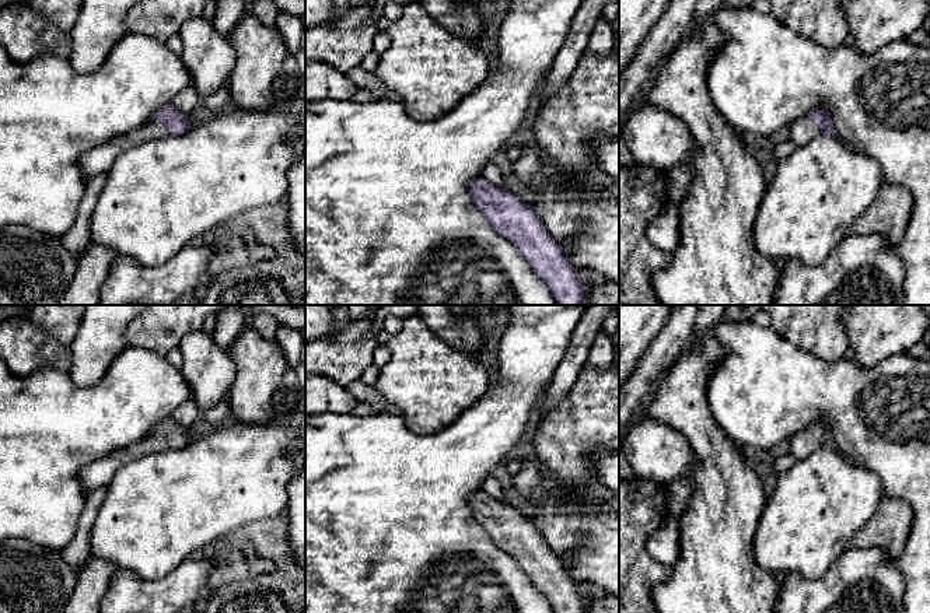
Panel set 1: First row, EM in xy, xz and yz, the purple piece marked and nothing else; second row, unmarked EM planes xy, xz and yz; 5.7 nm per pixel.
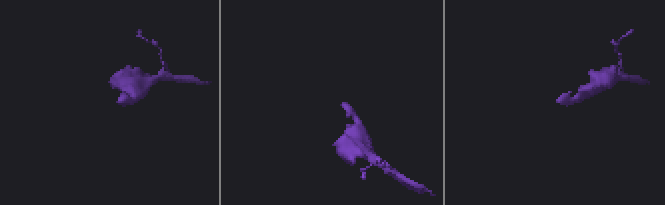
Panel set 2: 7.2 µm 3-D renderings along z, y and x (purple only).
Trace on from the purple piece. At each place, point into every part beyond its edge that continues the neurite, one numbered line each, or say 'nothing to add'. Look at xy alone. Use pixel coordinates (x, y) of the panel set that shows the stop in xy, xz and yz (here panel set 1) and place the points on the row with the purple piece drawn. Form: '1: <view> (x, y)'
1: xy (98, 160)

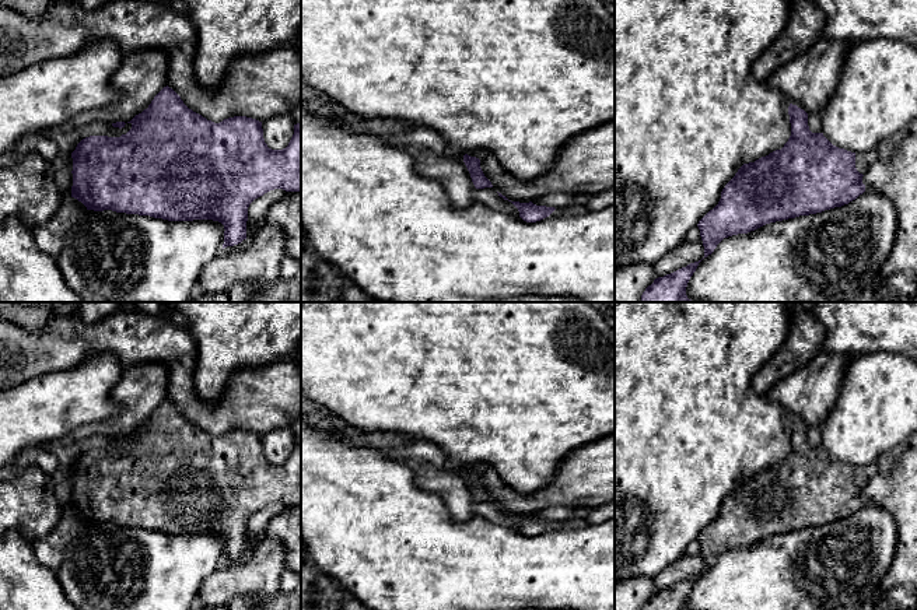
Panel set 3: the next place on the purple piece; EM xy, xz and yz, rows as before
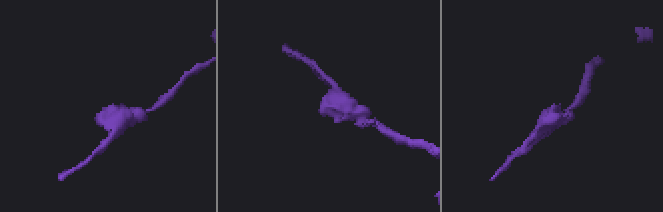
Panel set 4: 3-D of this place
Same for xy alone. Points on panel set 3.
nothing to add

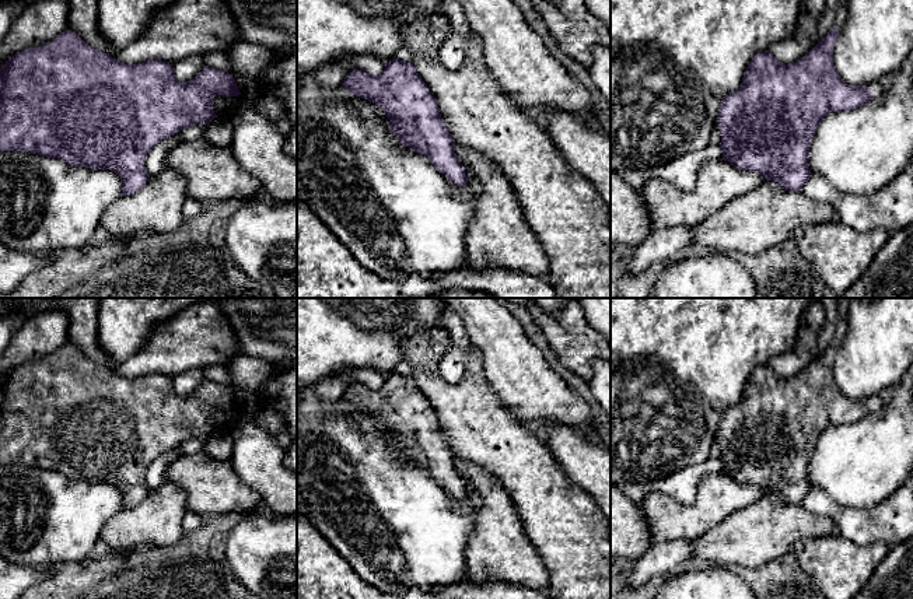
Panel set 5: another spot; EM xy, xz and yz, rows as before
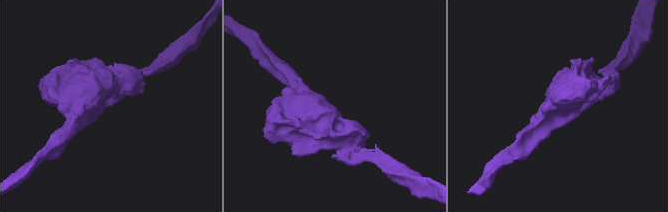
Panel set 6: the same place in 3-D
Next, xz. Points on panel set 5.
nothing to add

